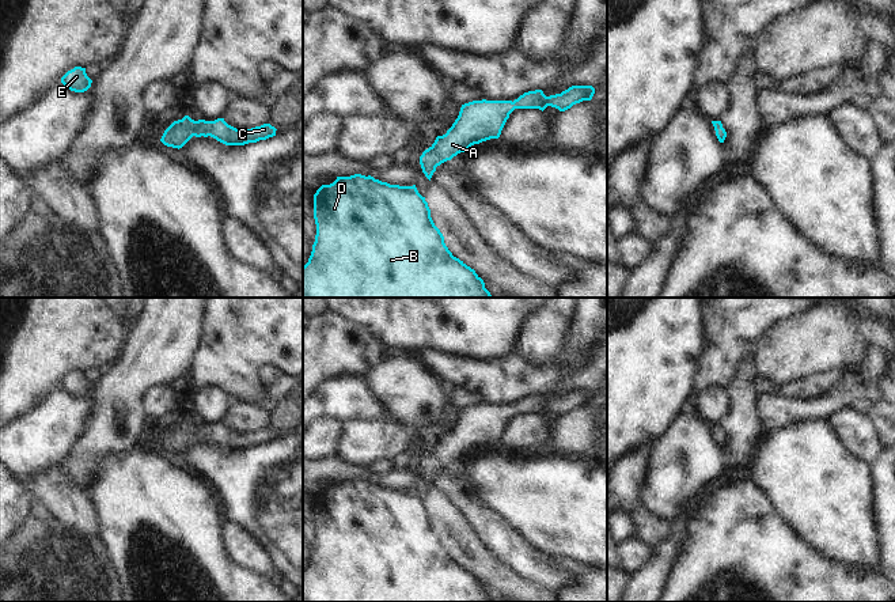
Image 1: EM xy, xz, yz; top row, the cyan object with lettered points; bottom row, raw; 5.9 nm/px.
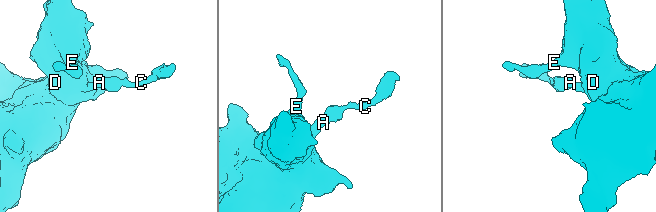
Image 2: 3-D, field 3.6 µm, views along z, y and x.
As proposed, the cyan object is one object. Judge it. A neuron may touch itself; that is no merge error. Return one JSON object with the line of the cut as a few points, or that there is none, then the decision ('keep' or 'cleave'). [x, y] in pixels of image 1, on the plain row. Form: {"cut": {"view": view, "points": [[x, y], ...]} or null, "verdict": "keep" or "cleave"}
{"cut": null, "verdict": "keep"}

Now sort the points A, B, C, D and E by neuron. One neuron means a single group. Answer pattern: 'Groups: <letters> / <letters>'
Groups: A B C D E.

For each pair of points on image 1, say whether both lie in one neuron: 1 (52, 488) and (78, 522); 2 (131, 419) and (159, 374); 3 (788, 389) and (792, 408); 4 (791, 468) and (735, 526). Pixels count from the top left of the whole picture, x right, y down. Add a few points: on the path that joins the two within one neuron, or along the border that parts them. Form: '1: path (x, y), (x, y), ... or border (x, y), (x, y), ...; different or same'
1: path (60, 496), (76, 514); same
2: path (131, 406), (131, 396), (147, 379); same
3: border (772, 393), (799, 400), (822, 397); different
4: border (751, 480), (768, 496), (782, 521); different

